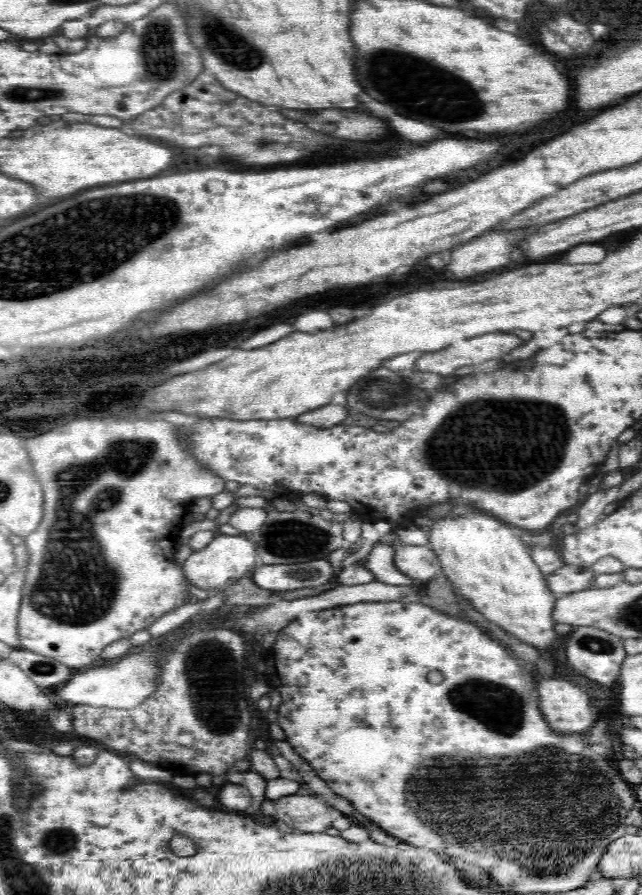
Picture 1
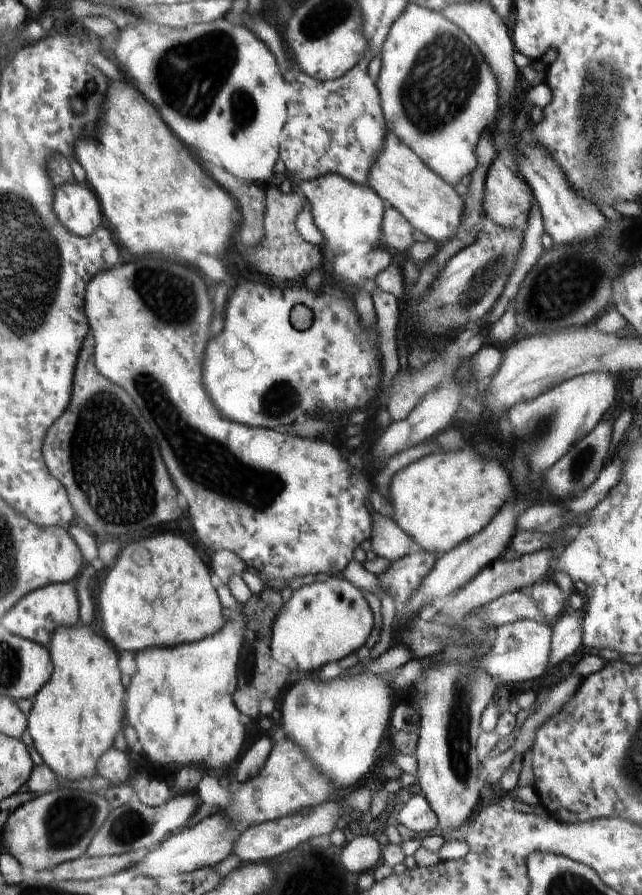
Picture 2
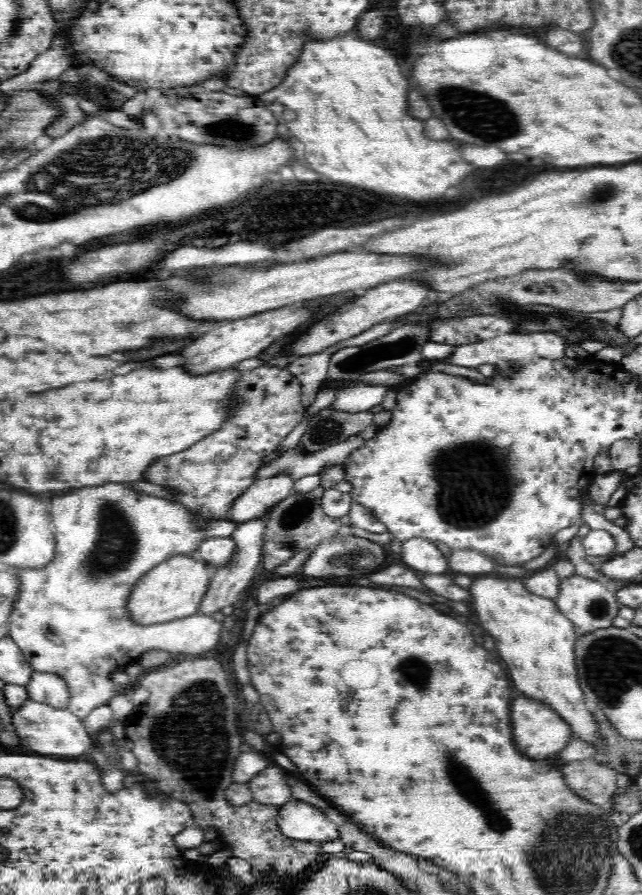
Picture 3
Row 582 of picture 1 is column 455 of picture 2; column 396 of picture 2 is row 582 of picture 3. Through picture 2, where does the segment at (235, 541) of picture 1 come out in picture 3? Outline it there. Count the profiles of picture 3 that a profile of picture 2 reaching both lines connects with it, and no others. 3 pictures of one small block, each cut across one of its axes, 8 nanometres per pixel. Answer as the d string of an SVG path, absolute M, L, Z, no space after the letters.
M186 555L170 558L158 564L158 567L152 567L130 592L126 605L131 620L142 625L151 625L196 615L200 611L200 602L208 590L212 574L213 568L210 565Z

